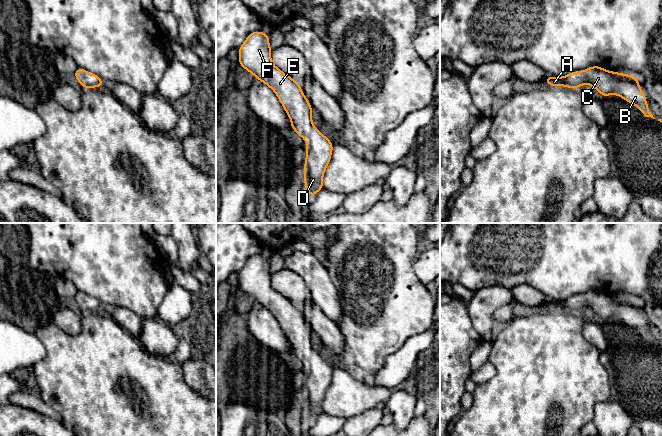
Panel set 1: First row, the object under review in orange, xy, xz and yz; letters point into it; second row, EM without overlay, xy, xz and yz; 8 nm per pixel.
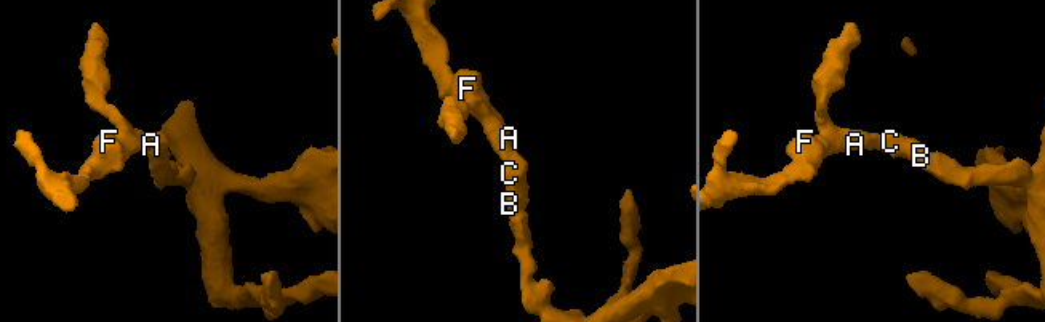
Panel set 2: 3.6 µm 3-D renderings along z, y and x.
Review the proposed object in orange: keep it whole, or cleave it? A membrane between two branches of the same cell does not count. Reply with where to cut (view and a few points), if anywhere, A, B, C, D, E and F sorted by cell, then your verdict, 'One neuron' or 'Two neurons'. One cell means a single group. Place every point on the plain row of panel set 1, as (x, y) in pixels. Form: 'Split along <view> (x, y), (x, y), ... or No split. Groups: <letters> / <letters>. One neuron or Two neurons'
No split. Groups: A B C D E F. One neuron

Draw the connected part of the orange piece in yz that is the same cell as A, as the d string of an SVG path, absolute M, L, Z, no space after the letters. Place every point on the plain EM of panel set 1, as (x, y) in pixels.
M590 290L584 295L574 295L563 301L546 300L544 306L549 310L564 310L577 313L589 308L600 316L601 321L618 319L637 330L645 341L653 341L646 326L646 318L640 313L639 303L628 298L605 294L600 290Z

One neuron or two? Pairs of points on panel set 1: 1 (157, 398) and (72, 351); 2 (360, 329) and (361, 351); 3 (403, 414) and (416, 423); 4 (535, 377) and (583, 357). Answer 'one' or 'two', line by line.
1: one
2: one
3: two
4: one

